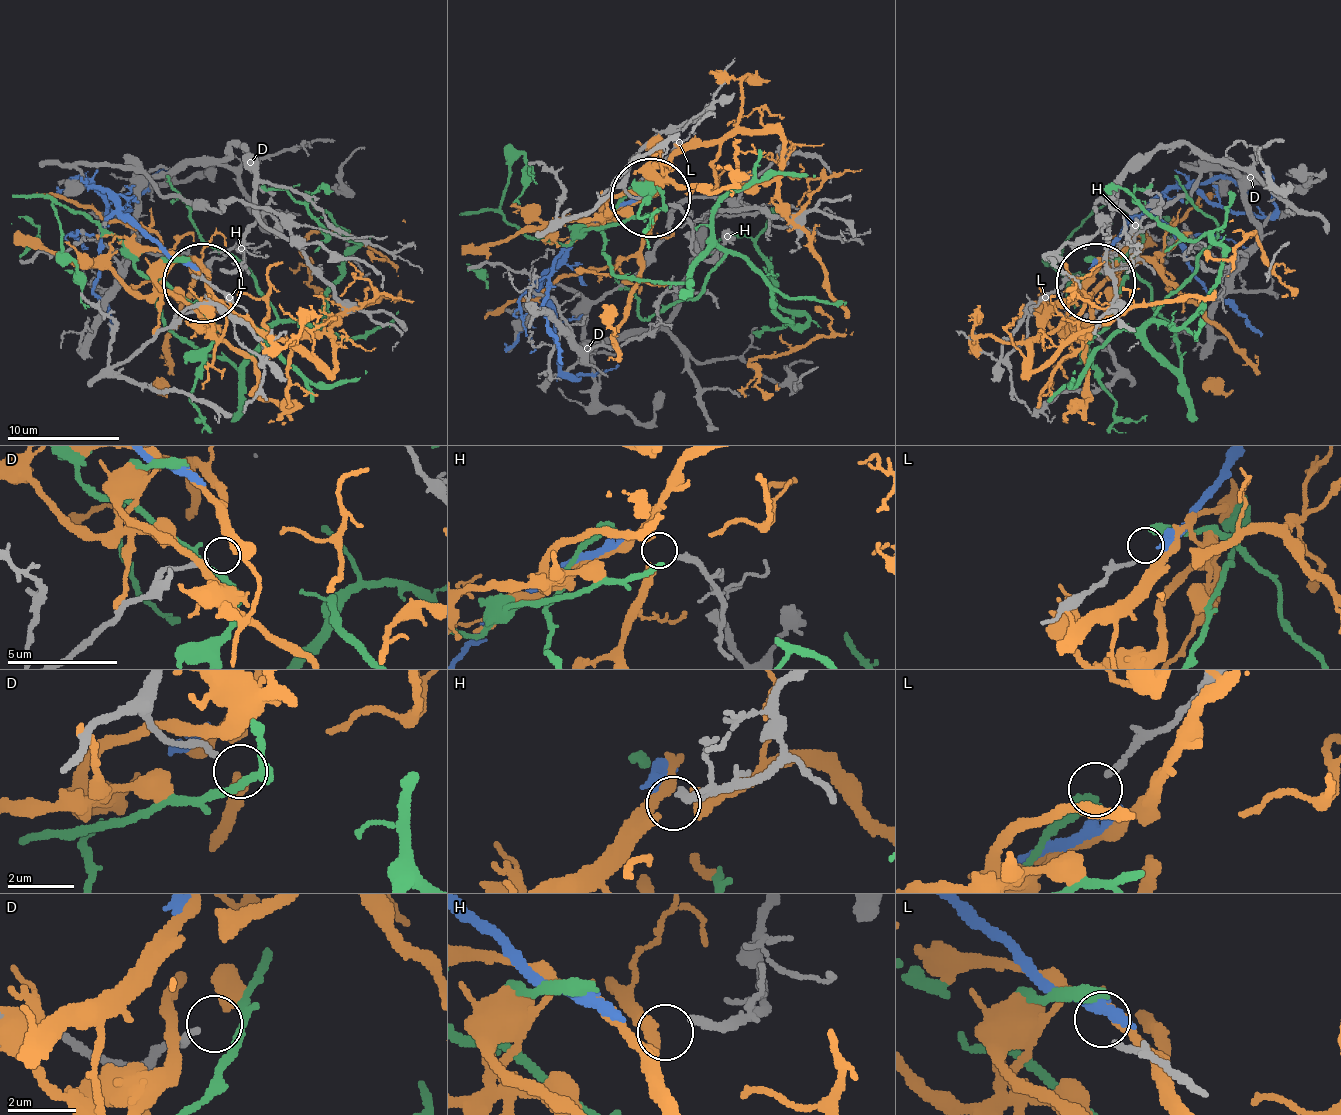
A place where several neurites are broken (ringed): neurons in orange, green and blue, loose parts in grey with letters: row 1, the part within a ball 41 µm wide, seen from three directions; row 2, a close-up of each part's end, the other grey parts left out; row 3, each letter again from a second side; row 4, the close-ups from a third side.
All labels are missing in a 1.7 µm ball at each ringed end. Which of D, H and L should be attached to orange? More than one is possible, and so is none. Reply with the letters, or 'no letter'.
H

